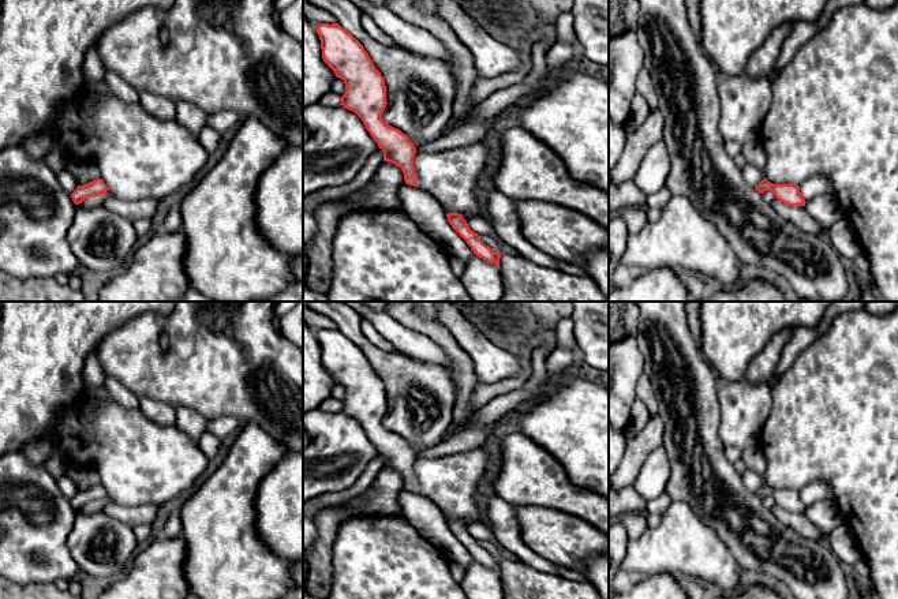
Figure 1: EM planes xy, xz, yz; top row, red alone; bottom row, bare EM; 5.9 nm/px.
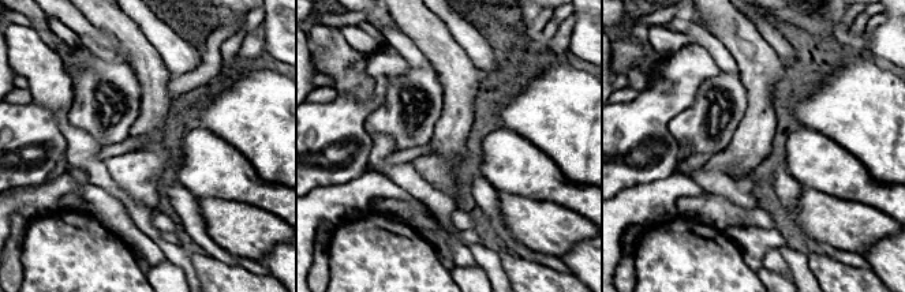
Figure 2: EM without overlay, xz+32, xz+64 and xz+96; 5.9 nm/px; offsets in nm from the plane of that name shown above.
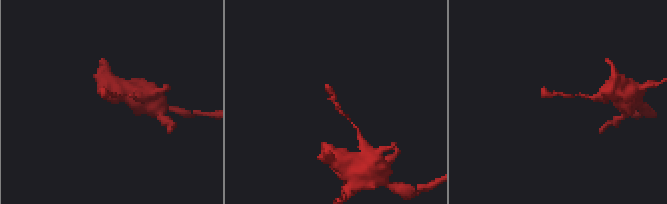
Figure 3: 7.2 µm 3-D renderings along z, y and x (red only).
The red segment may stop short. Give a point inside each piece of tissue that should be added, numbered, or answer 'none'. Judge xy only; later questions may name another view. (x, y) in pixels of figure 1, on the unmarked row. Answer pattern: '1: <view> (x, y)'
none

